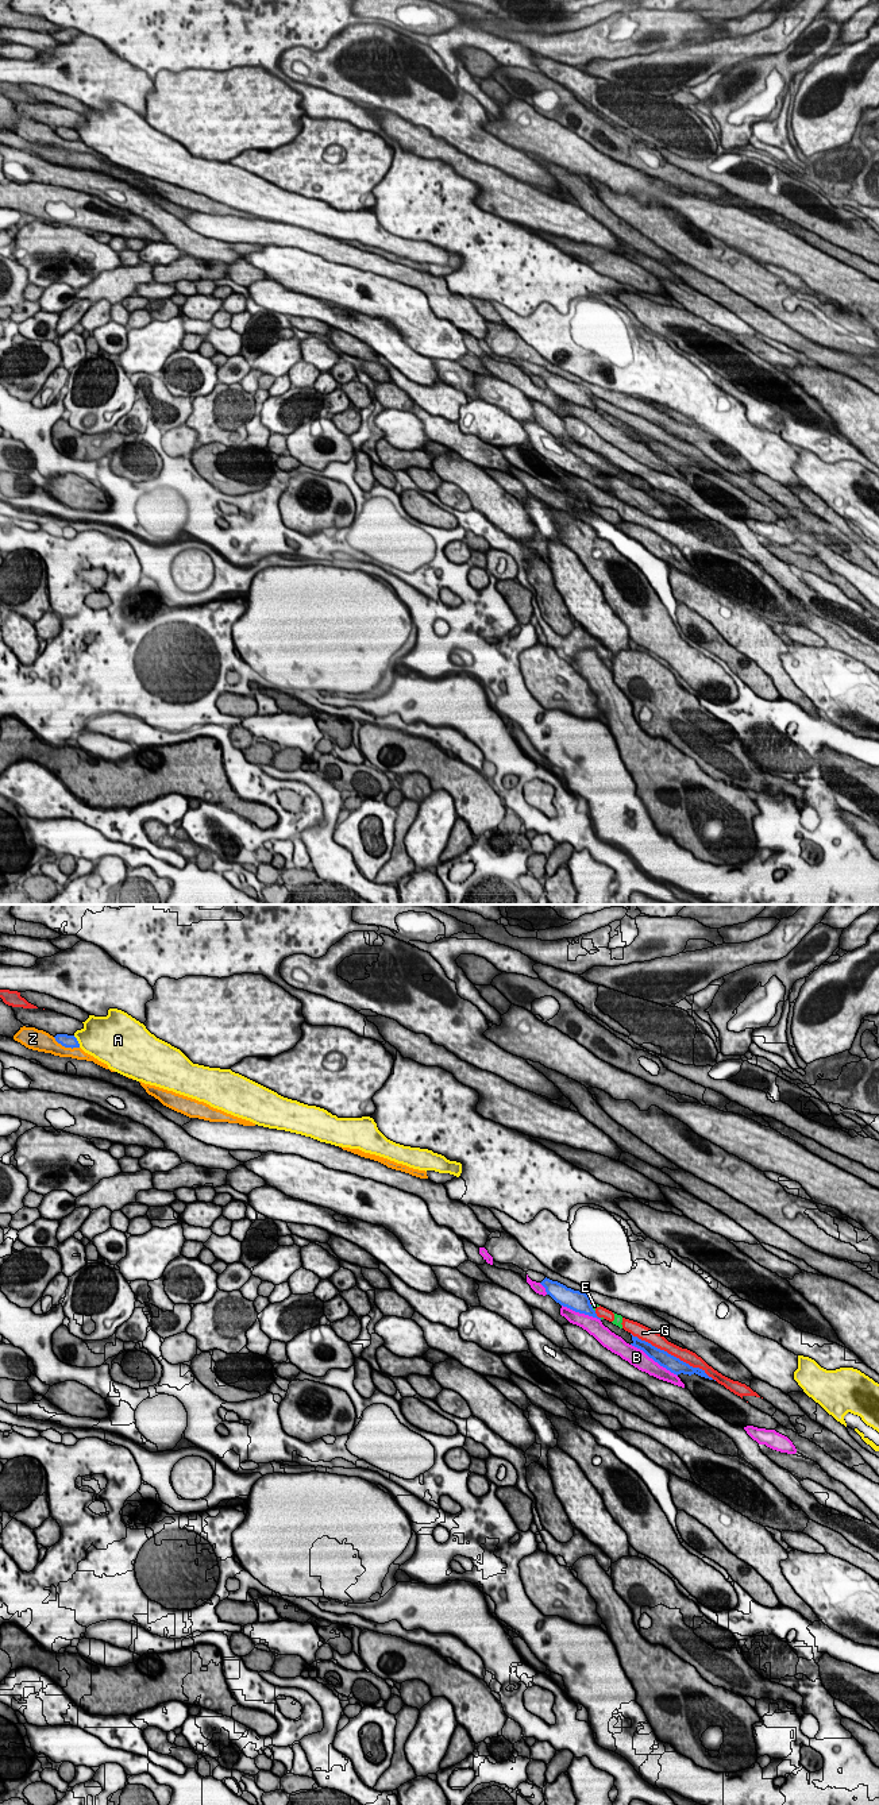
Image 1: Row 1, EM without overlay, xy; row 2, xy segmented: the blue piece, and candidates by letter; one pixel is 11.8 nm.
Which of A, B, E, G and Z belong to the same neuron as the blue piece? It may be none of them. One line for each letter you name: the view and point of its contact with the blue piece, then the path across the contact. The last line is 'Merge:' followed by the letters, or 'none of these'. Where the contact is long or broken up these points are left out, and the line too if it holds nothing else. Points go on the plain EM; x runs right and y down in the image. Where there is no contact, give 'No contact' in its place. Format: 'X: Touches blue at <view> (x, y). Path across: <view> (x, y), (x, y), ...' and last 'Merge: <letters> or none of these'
Merge: none of these

